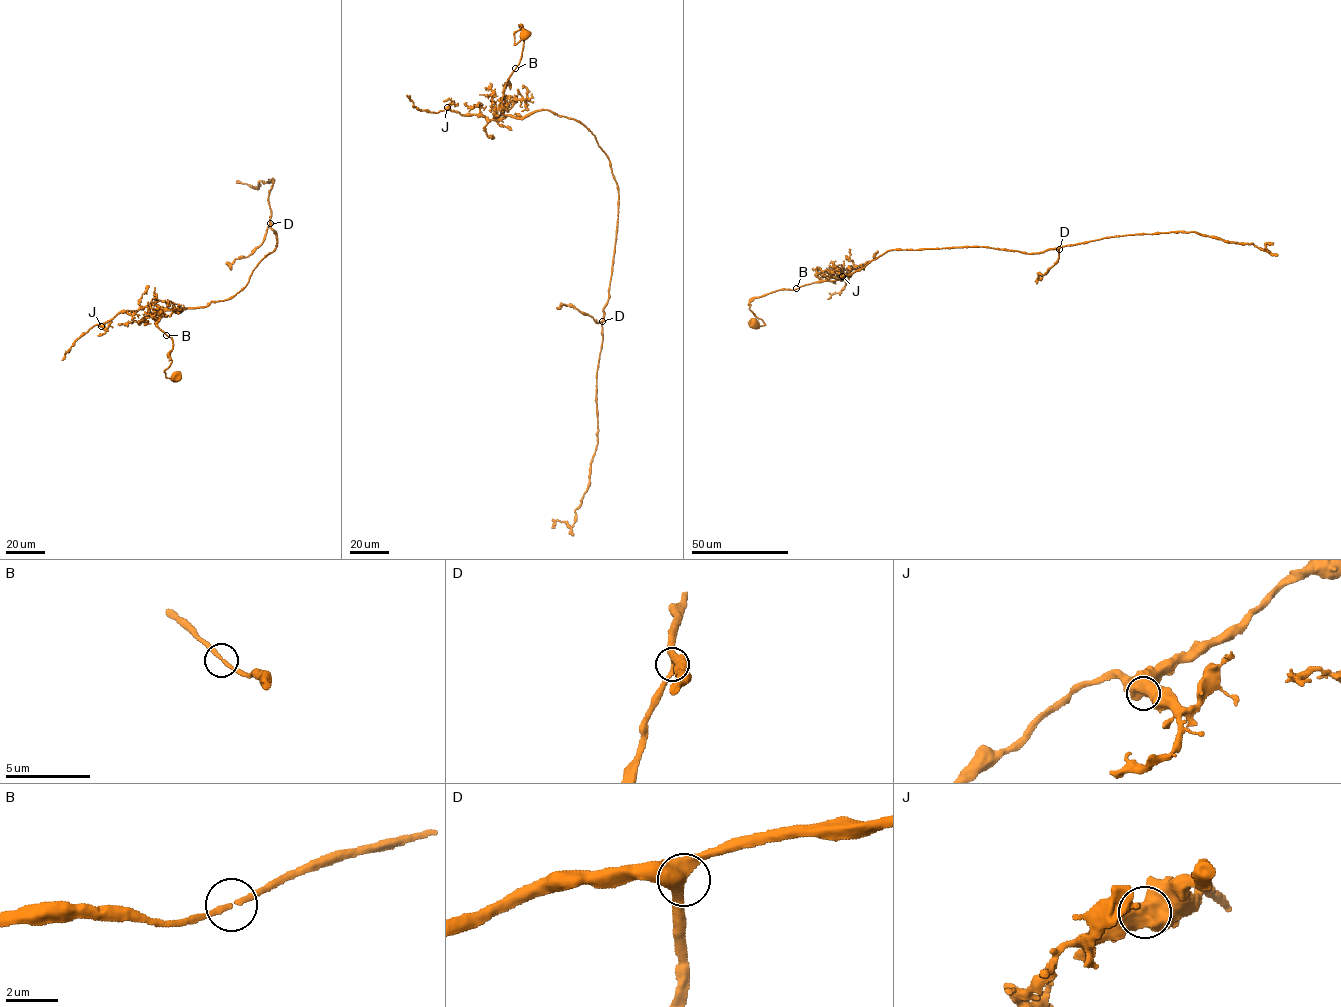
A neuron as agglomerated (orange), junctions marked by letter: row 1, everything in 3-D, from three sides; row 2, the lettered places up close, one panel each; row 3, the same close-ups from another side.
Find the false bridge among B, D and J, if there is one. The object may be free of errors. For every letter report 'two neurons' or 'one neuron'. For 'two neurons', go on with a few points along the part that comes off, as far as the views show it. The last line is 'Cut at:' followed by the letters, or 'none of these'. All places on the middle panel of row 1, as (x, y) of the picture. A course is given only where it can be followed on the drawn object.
B: one neuron
D: one neuron
J: one neuron
Cut at: none of these

